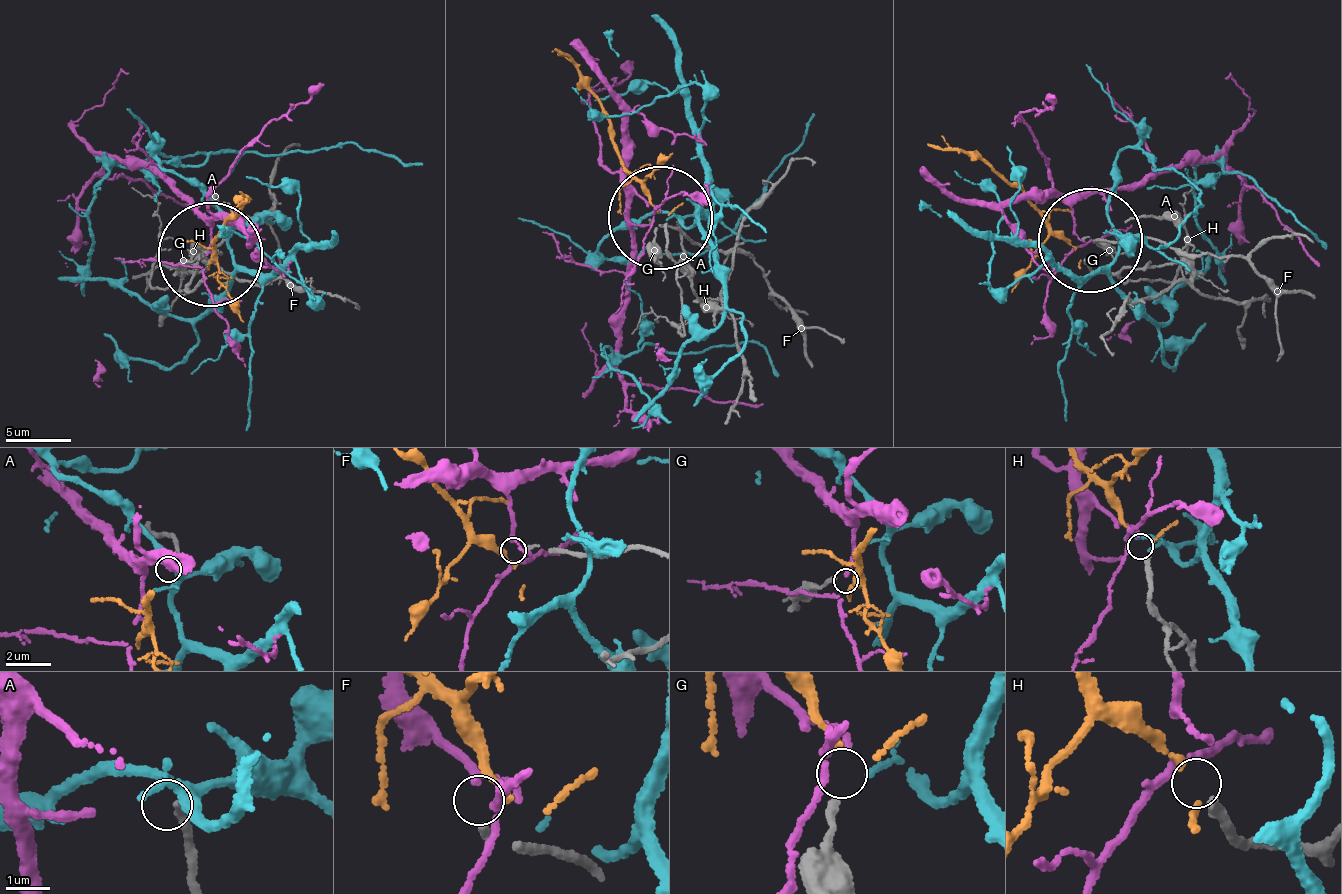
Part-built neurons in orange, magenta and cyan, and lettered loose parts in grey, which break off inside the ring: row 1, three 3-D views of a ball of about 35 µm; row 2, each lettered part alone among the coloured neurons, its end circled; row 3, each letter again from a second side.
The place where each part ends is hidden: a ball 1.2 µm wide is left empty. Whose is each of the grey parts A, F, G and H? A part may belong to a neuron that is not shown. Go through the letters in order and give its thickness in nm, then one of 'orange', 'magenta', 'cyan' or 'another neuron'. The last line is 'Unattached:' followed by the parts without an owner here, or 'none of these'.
A: 150 nm thick; cyan
F: 130 nm thick; another neuron
G: 170 nm thick; another neuron
H: 220 nm thick; orange
Unattached: F, G

